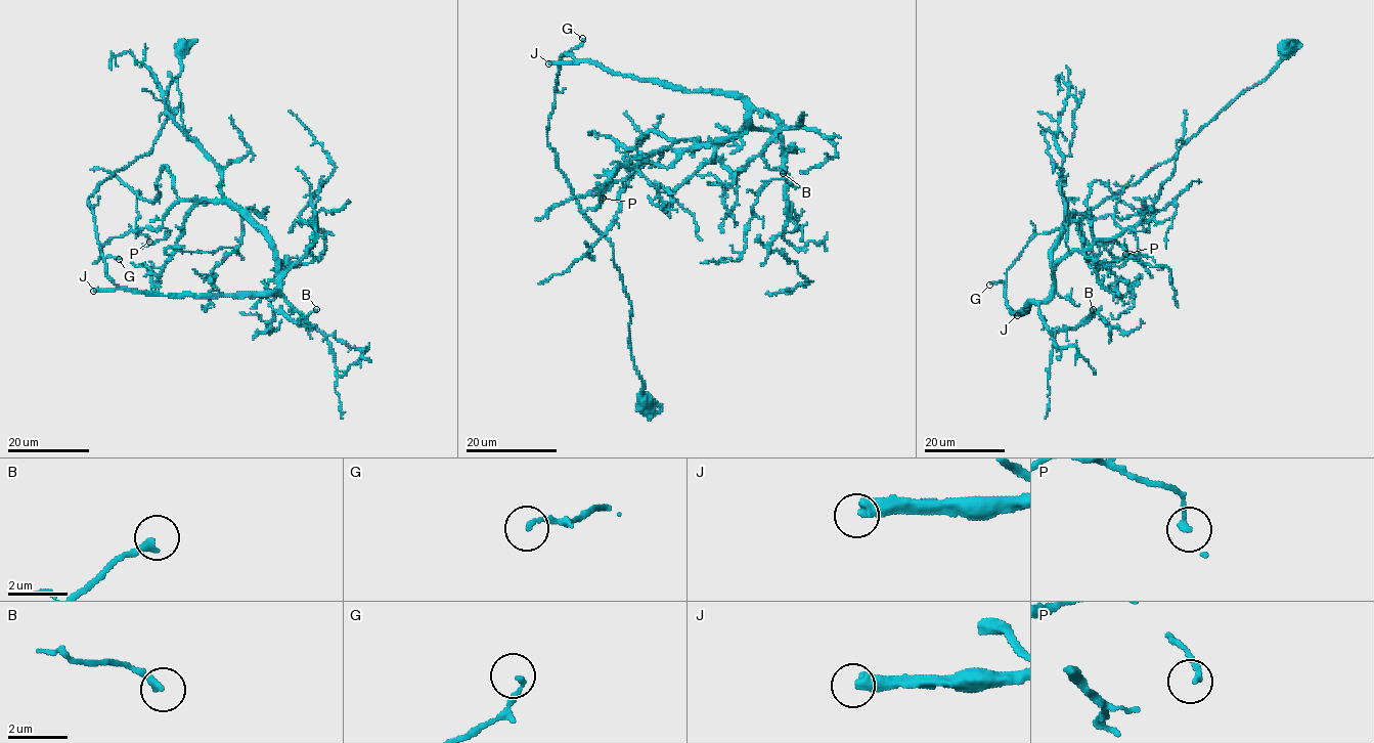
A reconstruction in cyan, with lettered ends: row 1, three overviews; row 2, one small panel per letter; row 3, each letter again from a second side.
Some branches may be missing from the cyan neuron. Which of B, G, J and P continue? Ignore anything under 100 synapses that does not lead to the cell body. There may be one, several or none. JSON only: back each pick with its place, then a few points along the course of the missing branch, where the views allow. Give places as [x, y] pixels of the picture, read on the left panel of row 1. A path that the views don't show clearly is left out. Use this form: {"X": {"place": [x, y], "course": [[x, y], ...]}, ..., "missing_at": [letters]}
{"J": {"place": [93, 291]}, "missing_at": ["J"]}

